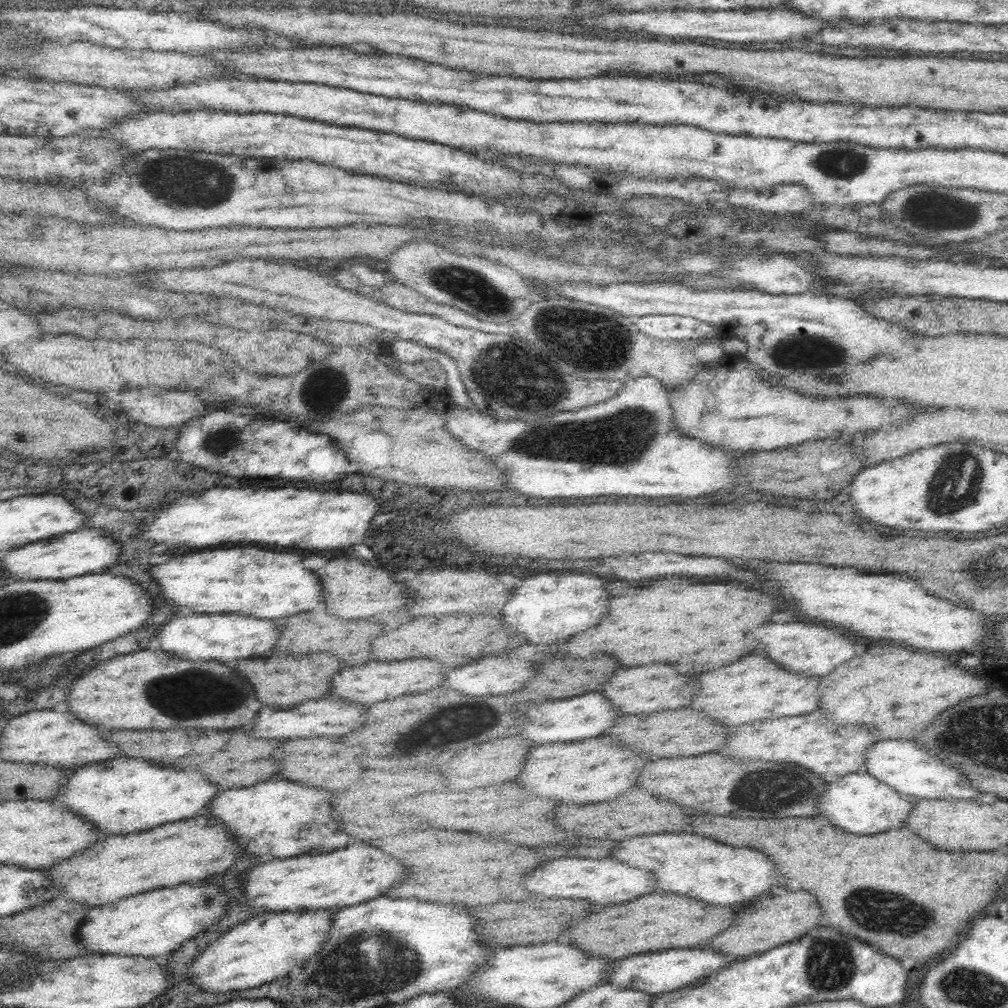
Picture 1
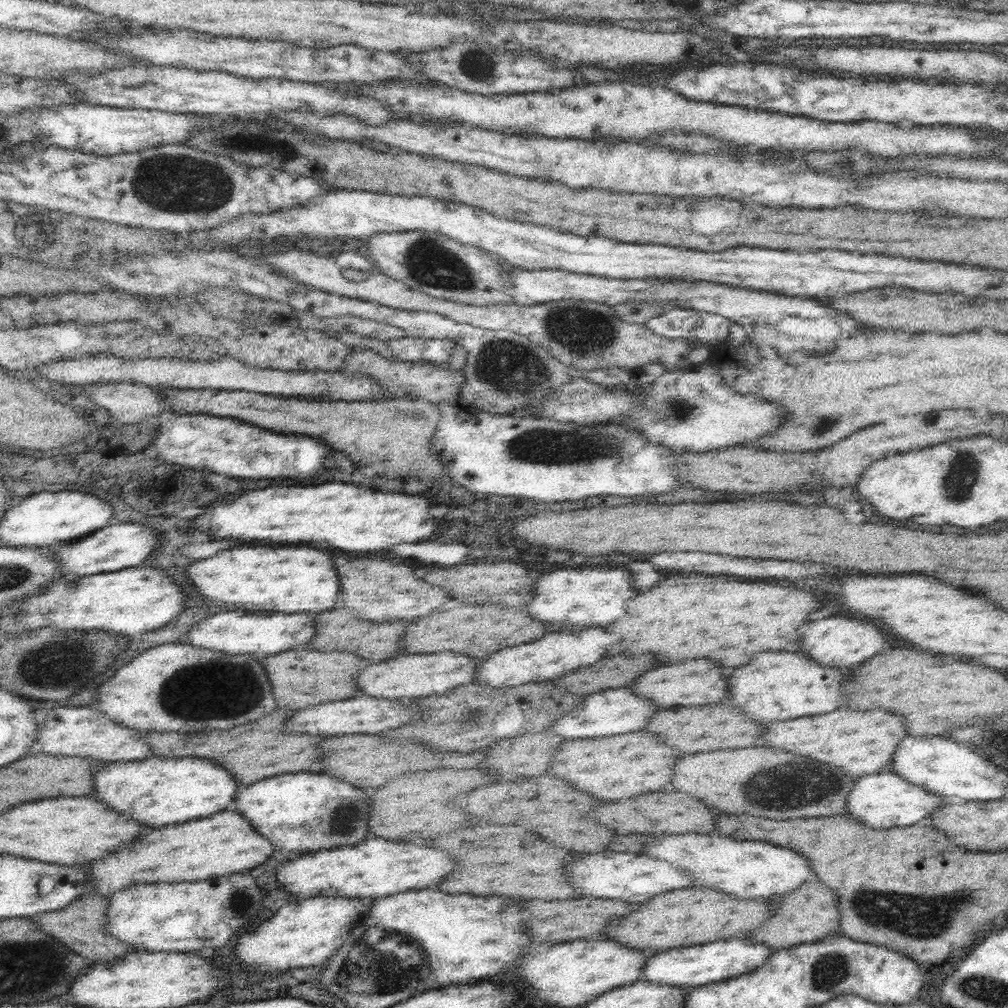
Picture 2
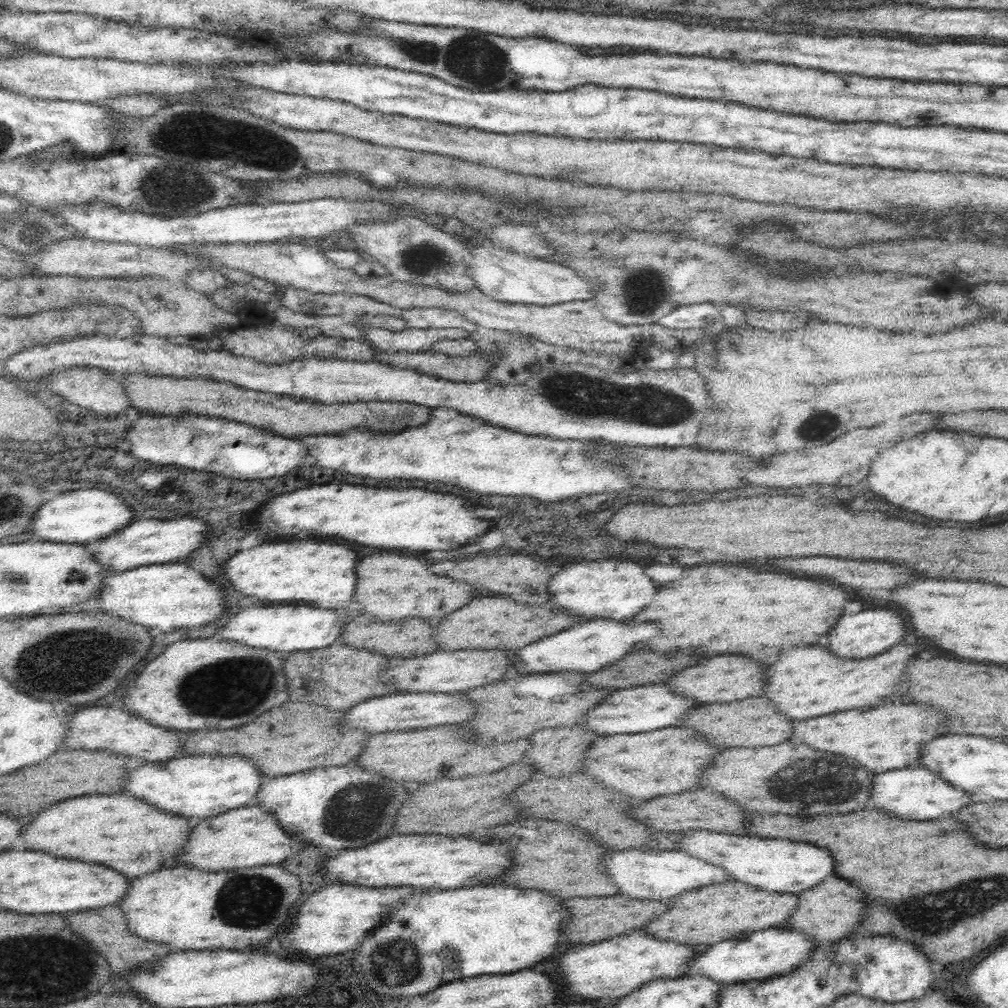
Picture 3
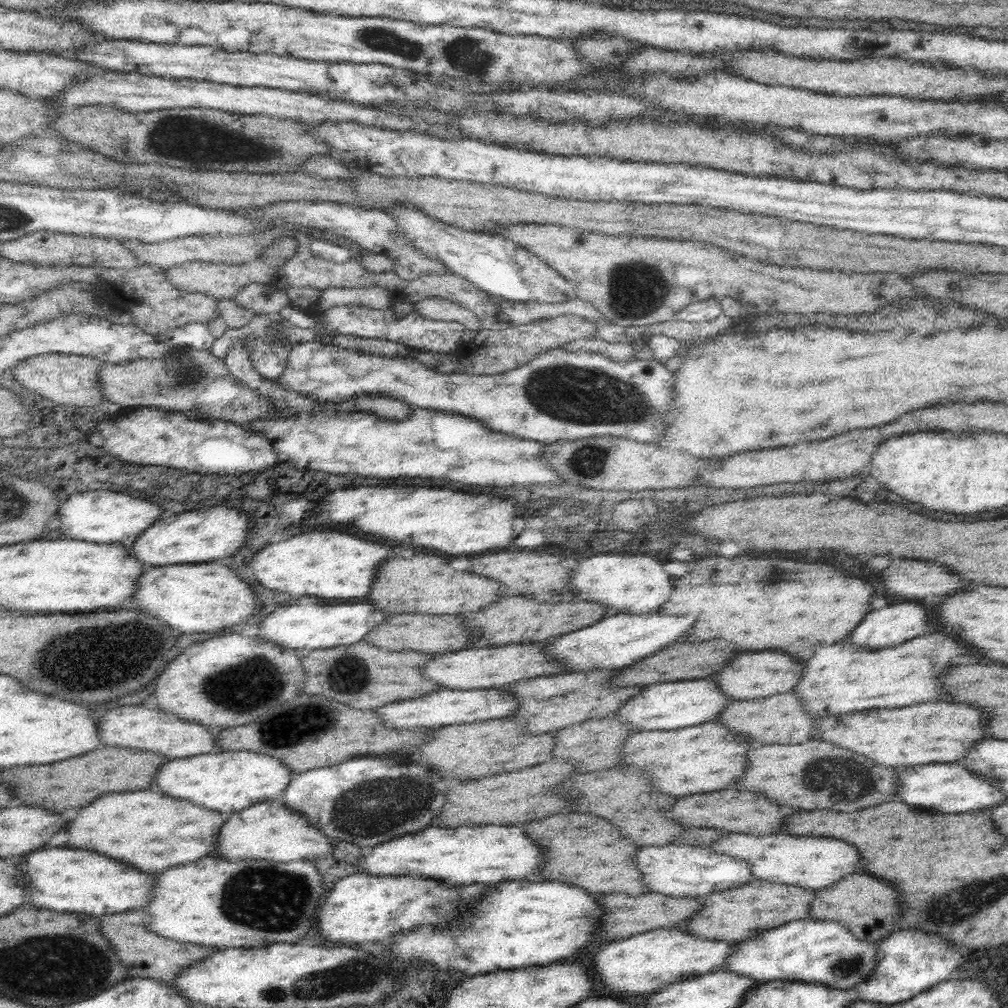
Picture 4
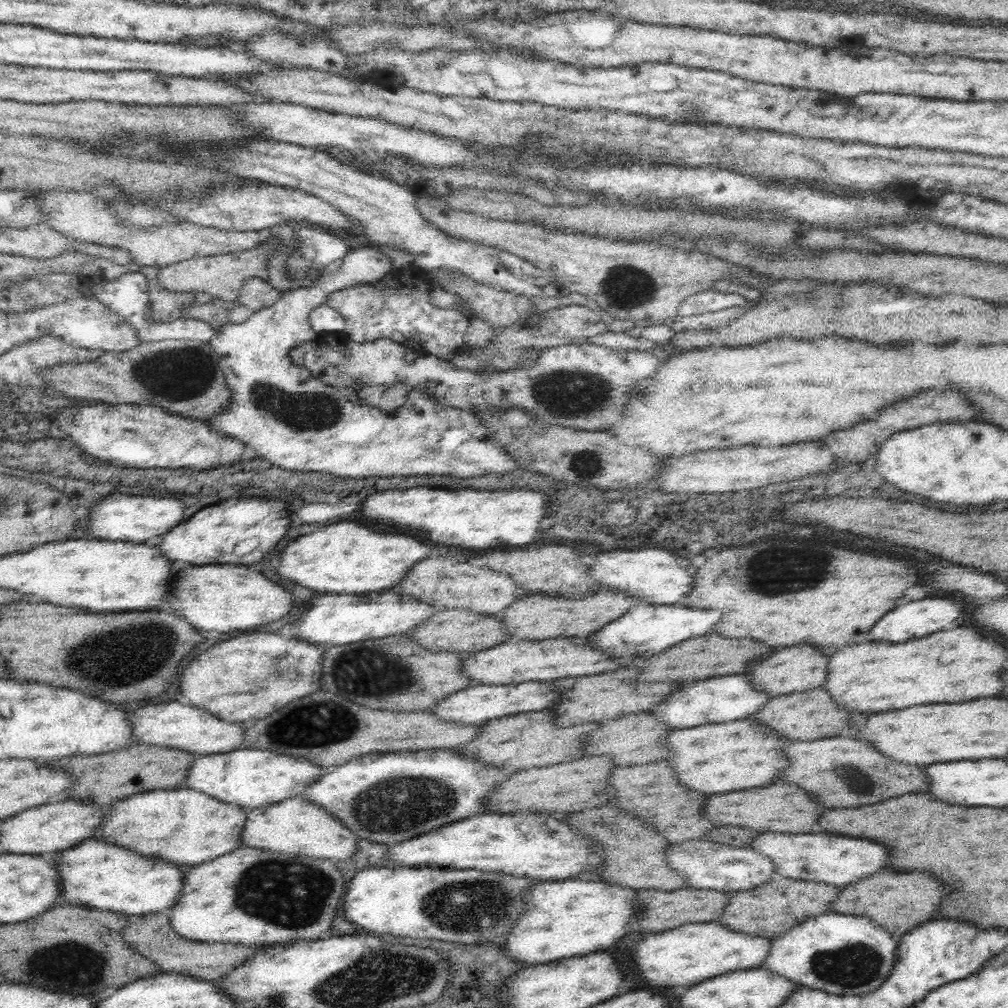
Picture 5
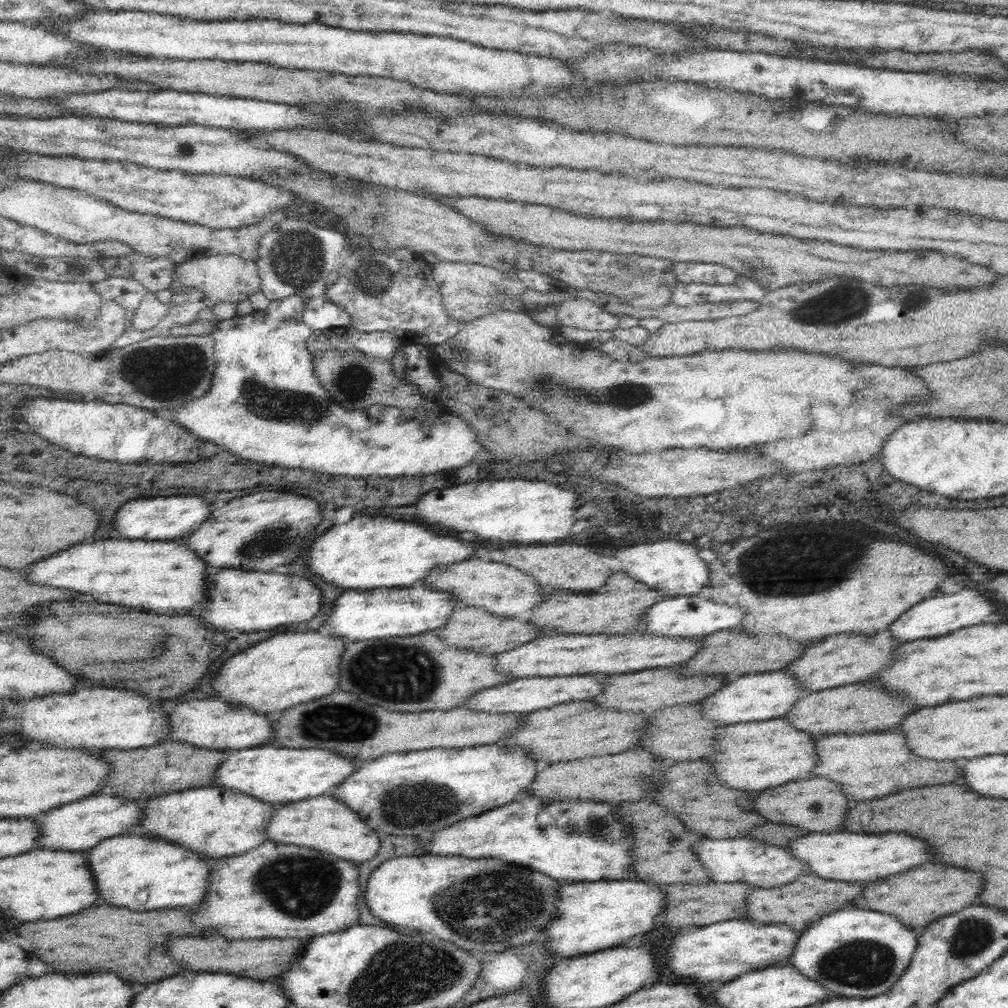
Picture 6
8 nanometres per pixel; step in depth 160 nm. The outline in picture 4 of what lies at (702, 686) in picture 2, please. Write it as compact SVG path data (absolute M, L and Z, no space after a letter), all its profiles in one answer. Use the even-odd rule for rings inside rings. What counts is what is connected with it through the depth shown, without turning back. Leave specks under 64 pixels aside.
M750 652L732 658L720 672L712 676L712 682L730 698L730 700L750 700L790 692L792 686L802 676L800 662L792 660L784 652Z

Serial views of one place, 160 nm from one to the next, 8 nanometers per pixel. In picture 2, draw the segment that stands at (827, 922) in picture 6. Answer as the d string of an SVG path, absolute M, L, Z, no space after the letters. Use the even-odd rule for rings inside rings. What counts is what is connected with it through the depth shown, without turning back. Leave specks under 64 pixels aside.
M730 940L730 942L710 942L700 946L686 946L686 948L672 948L666 952L660 952L646 960L644 966L644 980L658 986L700 986L708 982L718 982L726 978L736 978L738 974L756 970L758 966L770 956L766 946L754 946L748 940Z

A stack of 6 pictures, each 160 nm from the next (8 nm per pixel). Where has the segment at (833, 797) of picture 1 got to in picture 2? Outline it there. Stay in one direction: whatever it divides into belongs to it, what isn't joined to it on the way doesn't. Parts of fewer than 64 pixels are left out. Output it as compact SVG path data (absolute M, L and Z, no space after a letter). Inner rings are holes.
M887 771L886 774L867 774L858 778L850 789L850 796L846 796L847 814L852 814L856 821L868 826L870 829L880 830L884 828L904 828L912 826L916 822L922 822L924 816L928 816L936 806L942 804L942 798L934 794L926 794L924 789L907 783L906 780Z

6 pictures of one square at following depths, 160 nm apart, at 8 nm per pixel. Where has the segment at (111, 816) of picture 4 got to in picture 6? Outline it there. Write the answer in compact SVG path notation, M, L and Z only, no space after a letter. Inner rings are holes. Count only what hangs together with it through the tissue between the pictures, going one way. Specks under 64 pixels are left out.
M208 786L190 788L147 799L138 826L150 839L162 839L196 853L203 859L244 854L266 841L266 824L275 805L246 794Z

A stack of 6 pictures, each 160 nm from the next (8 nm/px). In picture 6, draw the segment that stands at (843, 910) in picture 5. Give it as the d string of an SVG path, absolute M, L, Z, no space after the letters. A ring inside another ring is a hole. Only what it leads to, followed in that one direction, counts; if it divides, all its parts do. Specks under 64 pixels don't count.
M926 862L898 876L882 878L880 882L860 883L862 894L852 898L849 906L894 915L906 929L910 929L914 935L918 936L935 919L958 912L970 904L980 904L978 902L980 884L982 884L980 874L966 872L948 864L942 866L942 864Z

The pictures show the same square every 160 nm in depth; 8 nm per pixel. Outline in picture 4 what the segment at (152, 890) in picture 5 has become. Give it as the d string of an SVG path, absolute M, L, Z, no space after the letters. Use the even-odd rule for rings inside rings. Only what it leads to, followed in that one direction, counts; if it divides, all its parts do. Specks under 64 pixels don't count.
M42 846L28 854L22 854L15 860L20 873L28 878L28 900L27 906L54 910L57 913L82 913L92 914L92 916L102 916L102 914L116 914L122 910L130 908L144 908L146 902L150 900L150 890L154 890L154 880L152 876L146 876L130 866L116 864L114 860L104 857L104 855L94 853L94 851L80 851L68 847Z

